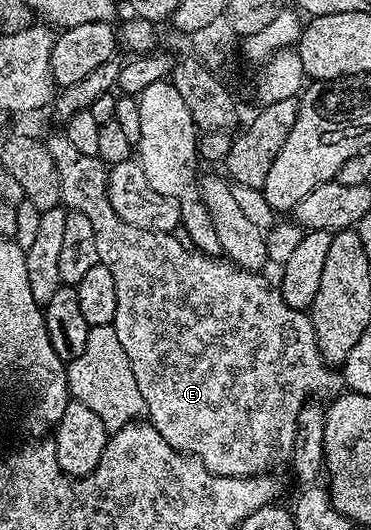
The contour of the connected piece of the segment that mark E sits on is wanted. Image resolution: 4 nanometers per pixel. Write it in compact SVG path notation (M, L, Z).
M59 132L55 134L52 138L48 137L46 139L47 147L49 152L53 156L53 164L57 164L57 176L61 176L61 196L63 197L62 205L66 207L67 210L76 210L77 212L85 212L85 216L89 216L90 222L93 224L93 233L97 236L97 256L99 257L99 265L109 268L109 273L113 275L113 284L117 288L117 312L115 313L114 327L117 332L117 340L121 340L121 348L125 348L125 356L129 356L129 368L133 368L133 380L137 380L137 392L141 392L143 397L143 404L146 413L151 413L149 415L149 421L152 426L155 426L161 436L165 436L165 440L171 446L175 447L177 450L184 451L205 464L207 470L211 470L215 474L224 474L225 476L233 476L234 478L245 478L249 474L262 474L268 469L267 466L271 462L271 457L274 456L278 450L286 451L288 447L292 445L295 434L295 421L297 420L297 414L305 410L305 404L303 401L306 400L310 394L327 394L335 386L335 378L337 382L337 374L335 374L330 365L324 362L321 352L319 351L319 345L315 339L315 333L313 332L313 324L311 323L310 313L301 310L291 310L287 305L283 303L283 297L280 296L278 289L274 285L271 286L262 277L264 276L259 272L252 272L250 270L240 270L234 268L232 265L219 262L216 257L209 254L200 254L198 250L194 248L181 248L181 244L177 244L174 233L159 233L153 230L142 230L139 227L134 227L133 224L126 223L125 220L121 220L117 212L114 211L112 204L110 203L109 196L107 195L107 176L108 169L104 166L104 163L99 160L96 156L85 156L85 152L80 152L78 148L73 148L73 143L67 139L66 133Z

